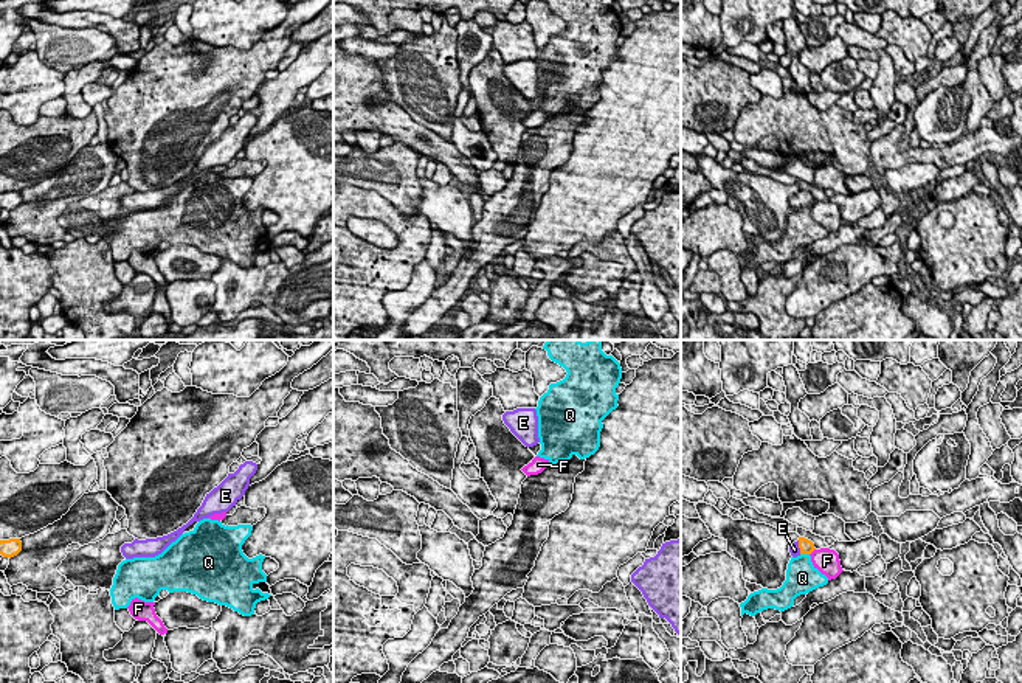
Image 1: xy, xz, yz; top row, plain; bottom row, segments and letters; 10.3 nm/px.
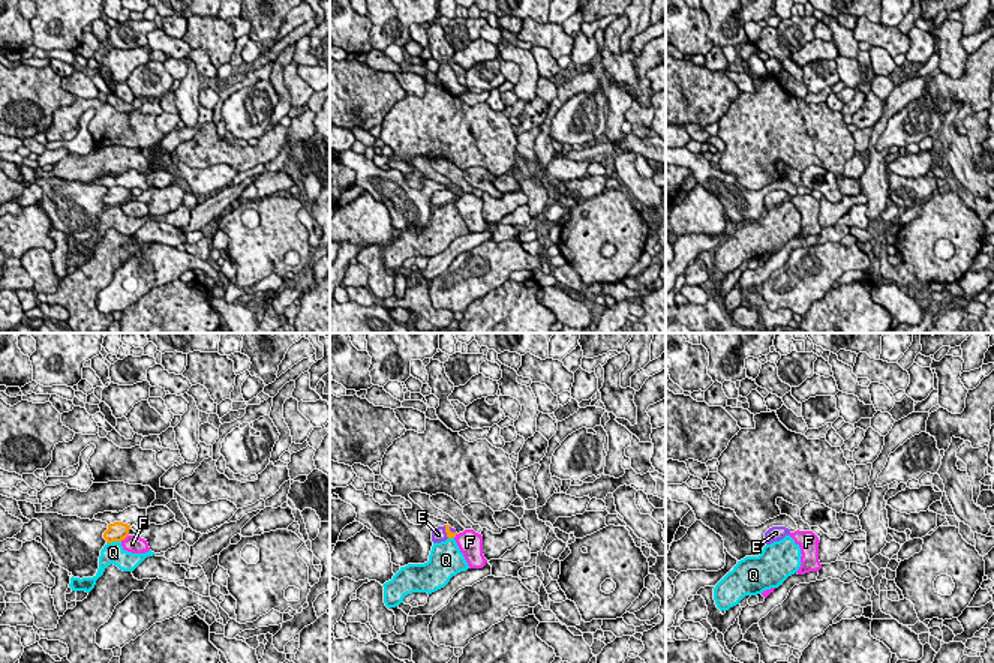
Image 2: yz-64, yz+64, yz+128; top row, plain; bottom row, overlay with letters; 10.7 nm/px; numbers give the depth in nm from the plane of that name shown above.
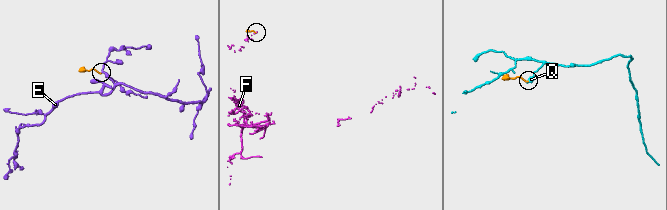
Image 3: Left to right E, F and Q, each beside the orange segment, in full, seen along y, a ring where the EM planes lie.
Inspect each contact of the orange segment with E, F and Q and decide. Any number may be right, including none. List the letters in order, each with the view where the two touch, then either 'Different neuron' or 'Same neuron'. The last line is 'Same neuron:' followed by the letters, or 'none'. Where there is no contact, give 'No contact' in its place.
E: Touches orange in yz. Same neuron
F: Touches orange in yz. Different neuron
Q: Touches orange in yz. Different neuron
Same neuron: E

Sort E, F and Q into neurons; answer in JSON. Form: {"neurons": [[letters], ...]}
{"neurons": [["E"], ["F"], ["Q"]]}

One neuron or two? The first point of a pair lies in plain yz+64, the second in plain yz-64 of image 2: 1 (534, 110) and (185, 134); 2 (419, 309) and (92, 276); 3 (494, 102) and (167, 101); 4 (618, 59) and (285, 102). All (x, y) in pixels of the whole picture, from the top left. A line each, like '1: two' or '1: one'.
1: one
2: one
3: two
4: two

